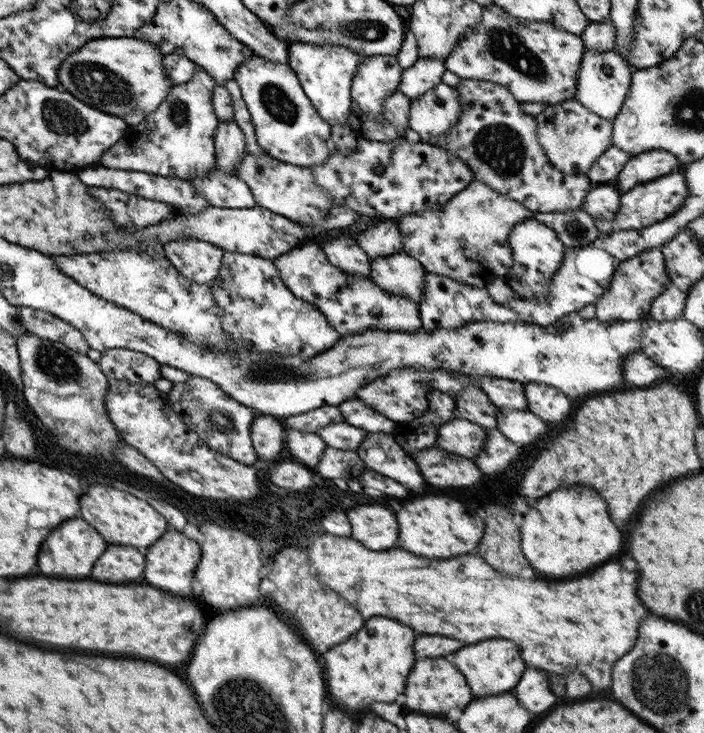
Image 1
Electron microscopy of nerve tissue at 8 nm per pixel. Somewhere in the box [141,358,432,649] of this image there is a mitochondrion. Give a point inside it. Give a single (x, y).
(221, 420)

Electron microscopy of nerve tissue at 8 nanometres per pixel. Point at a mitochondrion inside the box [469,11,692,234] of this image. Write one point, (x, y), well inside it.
(508, 48)

